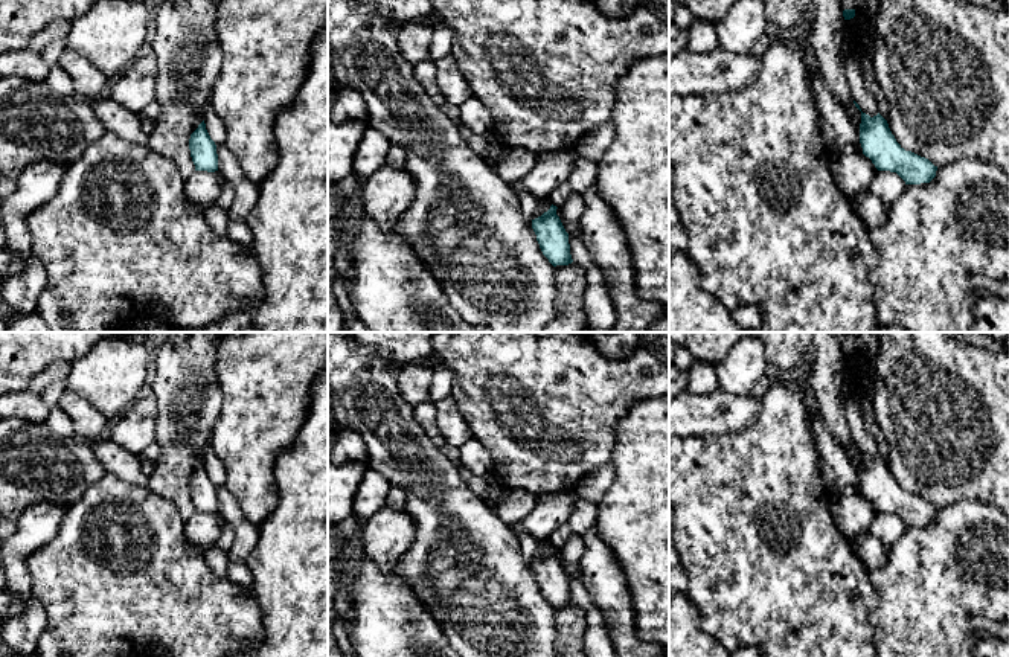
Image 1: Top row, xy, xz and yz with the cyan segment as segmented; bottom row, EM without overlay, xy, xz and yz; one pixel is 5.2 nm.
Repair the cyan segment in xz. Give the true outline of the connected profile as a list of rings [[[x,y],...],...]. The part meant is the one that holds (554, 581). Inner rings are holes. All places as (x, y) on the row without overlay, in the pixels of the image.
[[[552,546],[547,553],[532,561],[532,570],[537,576],[540,590],[553,608],[573,604],[569,575],[556,556],[556,550],[558,549]]]

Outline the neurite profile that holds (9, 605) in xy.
[[[8,588],[0,590],[0,617],[8,619],[24,611],[23,602],[20,602]]]

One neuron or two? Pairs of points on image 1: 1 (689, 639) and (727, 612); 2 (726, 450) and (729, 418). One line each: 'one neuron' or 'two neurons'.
1: two neurons
2: two neurons

